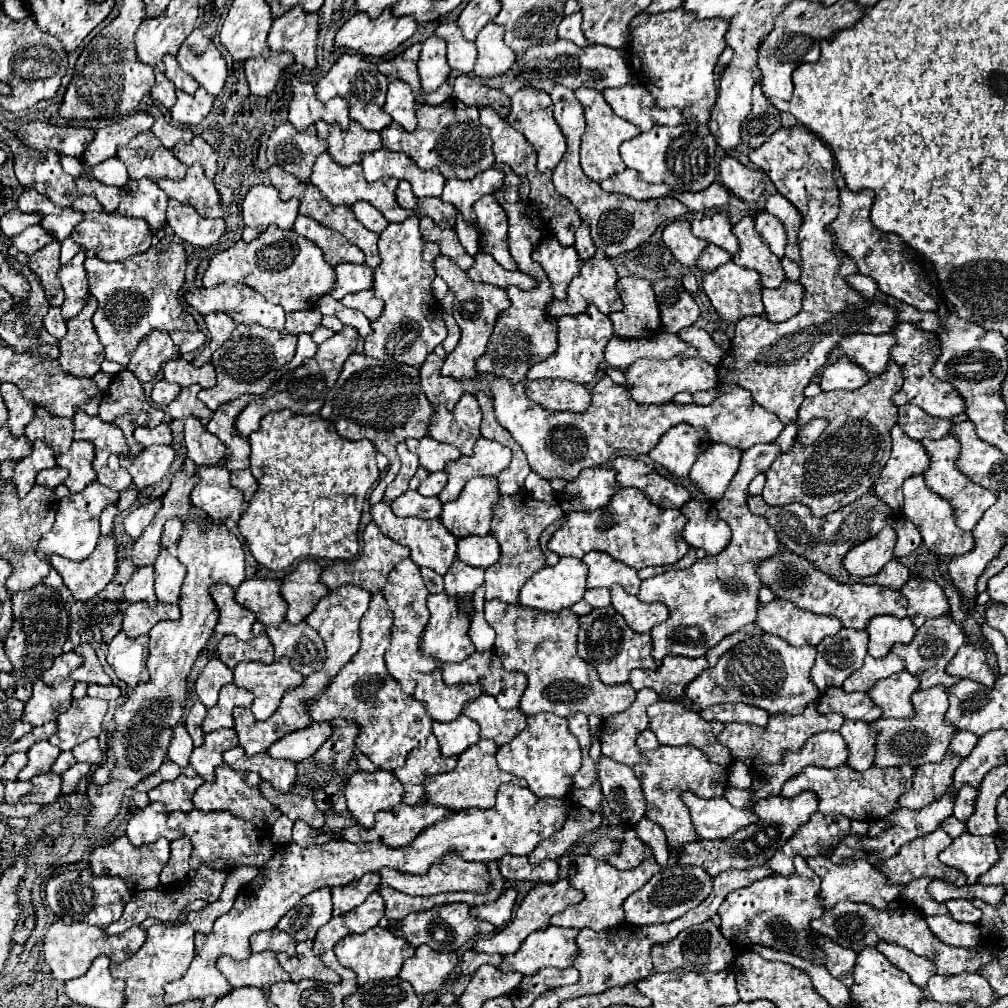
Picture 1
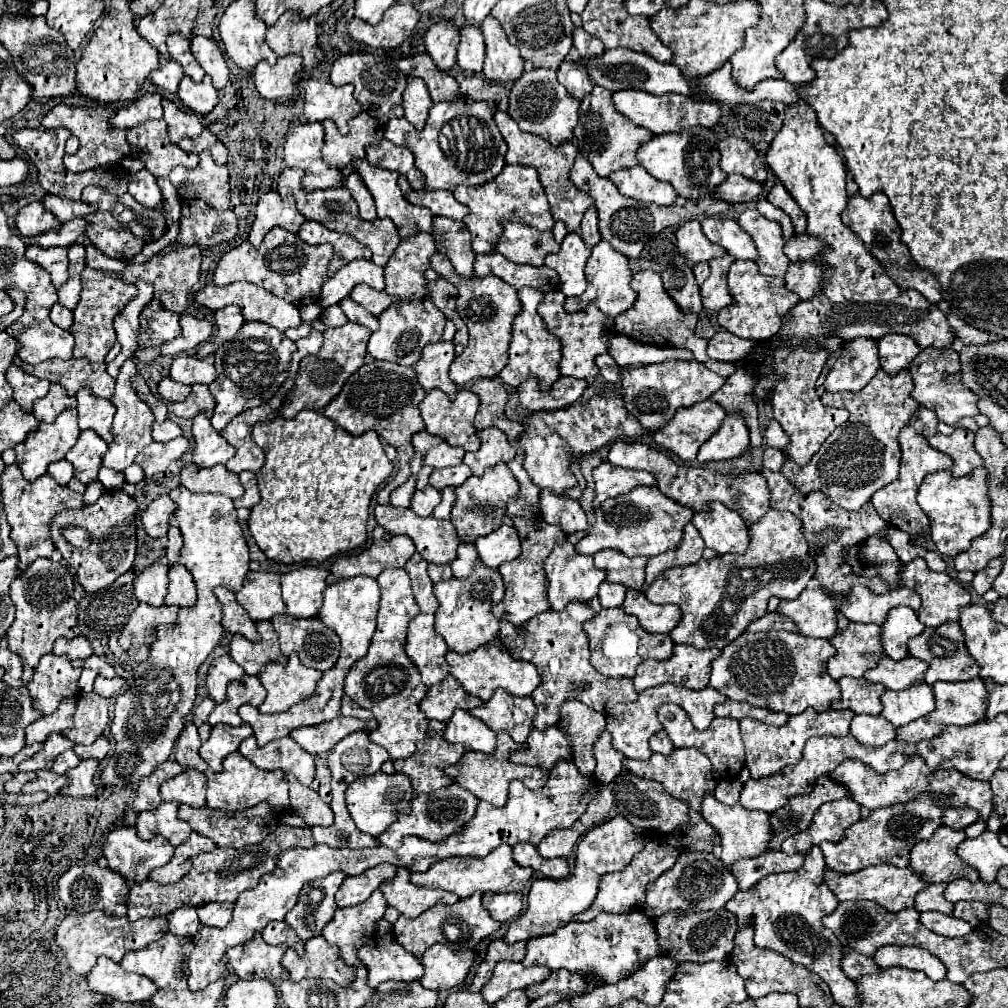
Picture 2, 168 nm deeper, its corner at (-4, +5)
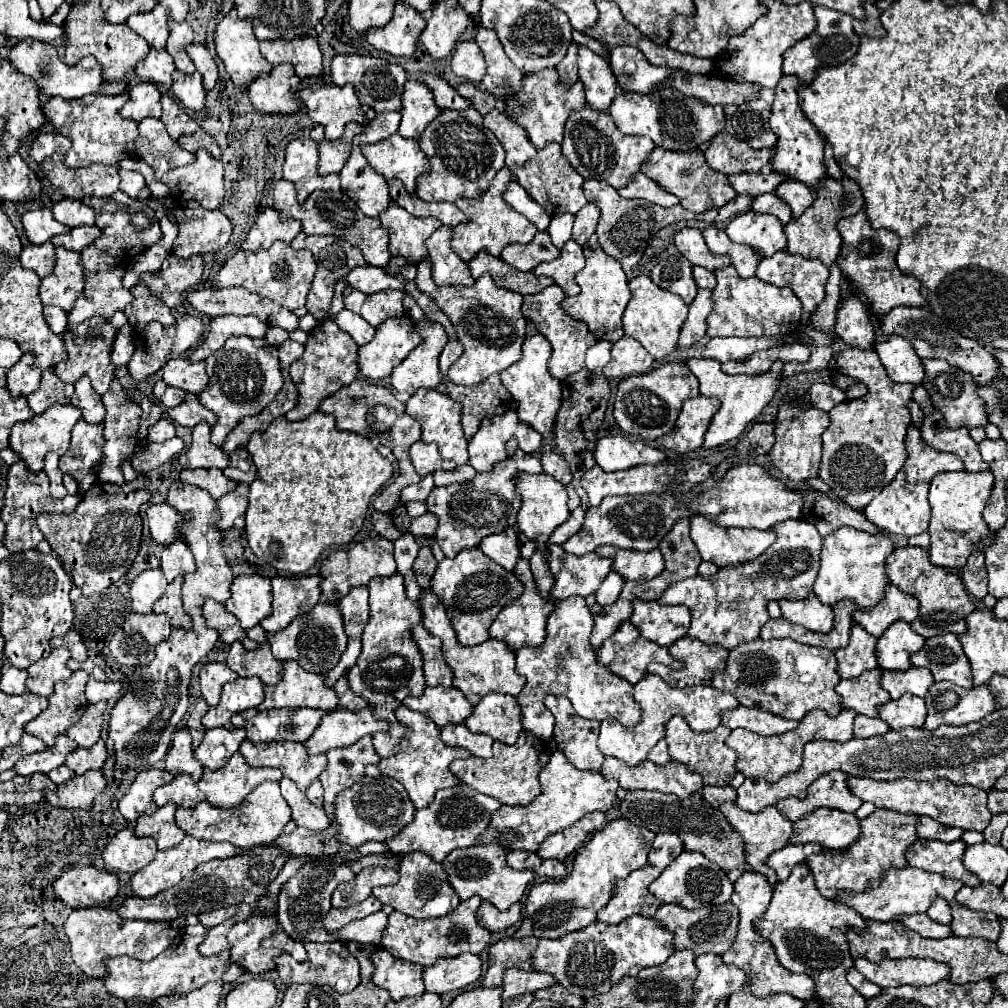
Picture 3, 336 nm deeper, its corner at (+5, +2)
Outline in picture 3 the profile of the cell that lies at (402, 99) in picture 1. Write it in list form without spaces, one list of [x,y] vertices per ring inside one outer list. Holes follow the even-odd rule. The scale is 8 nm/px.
[[[410,79],[404,85],[402,93],[402,123],[400,123],[400,135],[418,139],[426,125],[432,123],[440,115],[440,107],[434,101],[432,91],[422,81]]]

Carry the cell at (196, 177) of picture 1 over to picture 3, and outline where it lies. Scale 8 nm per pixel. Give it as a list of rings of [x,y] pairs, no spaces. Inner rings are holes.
[[[198,149],[196,151],[196,161],[178,169],[172,169],[168,173],[164,173],[162,183],[166,183],[170,187],[170,195],[174,199],[194,199],[198,201],[204,209],[218,209],[224,201],[226,189],[224,189],[224,165],[222,161],[214,159],[206,149]]]

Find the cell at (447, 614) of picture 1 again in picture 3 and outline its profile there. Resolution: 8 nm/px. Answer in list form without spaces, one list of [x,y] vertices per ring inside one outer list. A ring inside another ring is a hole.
[[[478,547],[464,549],[454,559],[446,557],[444,561],[440,561],[430,587],[444,603],[446,613],[462,645],[484,643],[490,637],[488,629],[496,619],[496,615],[514,599],[518,599],[524,591],[524,585],[512,571],[506,571],[502,565],[486,557]]]

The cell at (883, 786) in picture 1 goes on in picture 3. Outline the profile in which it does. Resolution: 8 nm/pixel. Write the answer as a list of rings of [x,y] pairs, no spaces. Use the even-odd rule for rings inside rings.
[[[850,777],[848,787],[856,797],[862,801],[874,803],[878,809],[890,809],[898,813],[914,813],[914,815],[928,815],[942,825],[960,827],[960,829],[974,829],[984,831],[992,819],[992,813],[986,807],[988,793],[984,789],[972,785],[956,785],[946,779],[934,781],[914,781],[914,779],[898,779],[898,781],[874,781],[874,779],[858,779]]]

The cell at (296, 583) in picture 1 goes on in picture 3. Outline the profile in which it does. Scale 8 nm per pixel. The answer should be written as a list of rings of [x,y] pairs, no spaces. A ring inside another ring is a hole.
[[[320,575],[310,577],[274,577],[272,579],[272,615],[260,621],[268,633],[282,631],[294,617],[310,611],[320,601]]]

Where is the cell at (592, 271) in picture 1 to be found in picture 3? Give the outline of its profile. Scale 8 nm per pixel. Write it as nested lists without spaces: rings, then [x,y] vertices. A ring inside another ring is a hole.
[[[592,235],[590,241],[584,245],[584,255],[586,255],[586,267],[576,275],[576,283],[580,285],[580,293],[576,297],[566,297],[562,301],[562,309],[572,319],[586,323],[588,331],[596,339],[616,343],[618,339],[624,337],[622,313],[630,301],[630,289],[628,289],[626,275],[622,271],[622,265],[602,251],[600,243],[596,241],[596,235]]]

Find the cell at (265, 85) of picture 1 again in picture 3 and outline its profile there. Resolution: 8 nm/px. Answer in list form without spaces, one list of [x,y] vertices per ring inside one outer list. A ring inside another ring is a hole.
[[[284,63],[274,67],[270,73],[264,77],[258,77],[250,87],[250,103],[256,107],[260,113],[296,113],[298,111],[298,99],[292,89],[292,77],[294,69],[292,65]]]

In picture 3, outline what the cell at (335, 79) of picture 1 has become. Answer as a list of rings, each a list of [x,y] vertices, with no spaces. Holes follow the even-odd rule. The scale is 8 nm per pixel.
[[[336,55],[332,59],[332,83],[334,85],[354,85],[356,95],[362,97],[362,105],[372,107],[376,113],[400,111],[402,109],[402,91],[406,83],[406,71],[402,65],[390,63],[380,57],[370,55]]]

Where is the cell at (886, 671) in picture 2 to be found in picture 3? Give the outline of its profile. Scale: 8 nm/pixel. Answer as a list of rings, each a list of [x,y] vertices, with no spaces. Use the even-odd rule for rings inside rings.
[[[910,667],[908,671],[882,671],[882,687],[890,693],[892,699],[898,699],[902,693],[912,693],[916,697],[924,697],[928,687],[934,683],[930,669]]]

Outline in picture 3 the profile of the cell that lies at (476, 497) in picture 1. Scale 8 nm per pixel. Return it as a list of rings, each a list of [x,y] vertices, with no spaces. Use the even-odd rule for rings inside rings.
[[[516,451],[510,459],[494,465],[490,473],[478,473],[472,481],[454,483],[448,487],[436,487],[426,499],[426,507],[438,519],[436,543],[442,547],[446,557],[456,557],[462,549],[478,547],[486,535],[500,533],[514,525],[516,515],[522,507],[522,497],[516,493],[516,481],[520,473],[542,473],[538,457],[524,451]]]

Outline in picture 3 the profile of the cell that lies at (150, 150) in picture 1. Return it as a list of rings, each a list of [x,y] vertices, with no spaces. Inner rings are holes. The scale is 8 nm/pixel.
[[[146,117],[140,121],[140,135],[136,137],[136,155],[144,159],[150,167],[154,167],[156,177],[160,179],[166,171],[192,163],[196,157],[194,153],[182,149],[178,141],[170,139],[166,127],[160,119]]]

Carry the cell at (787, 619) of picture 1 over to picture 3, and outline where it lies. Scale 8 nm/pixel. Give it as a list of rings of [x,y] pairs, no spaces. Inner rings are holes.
[[[814,593],[802,601],[780,601],[782,617],[790,623],[802,625],[814,633],[830,633],[834,627],[834,611],[830,605],[824,605]]]

